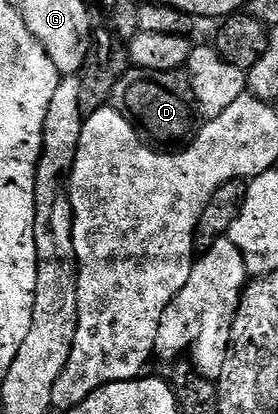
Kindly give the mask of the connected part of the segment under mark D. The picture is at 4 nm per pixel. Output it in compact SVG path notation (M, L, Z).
M128 67L117 86L113 86L109 104L130 124L138 125L142 135L155 146L186 145L196 135L201 124L201 113L195 102L191 77L183 70L144 72L142 68Z

